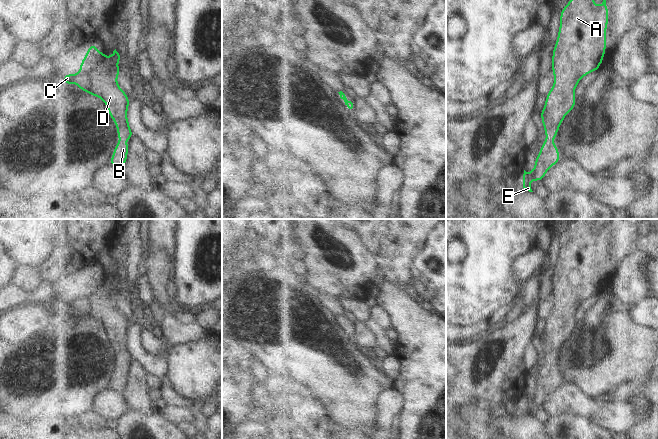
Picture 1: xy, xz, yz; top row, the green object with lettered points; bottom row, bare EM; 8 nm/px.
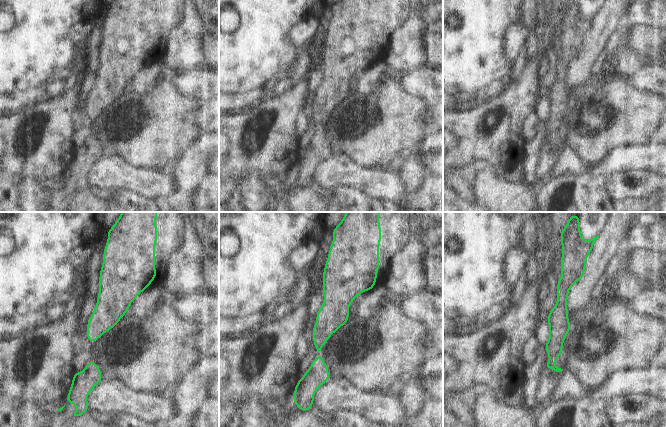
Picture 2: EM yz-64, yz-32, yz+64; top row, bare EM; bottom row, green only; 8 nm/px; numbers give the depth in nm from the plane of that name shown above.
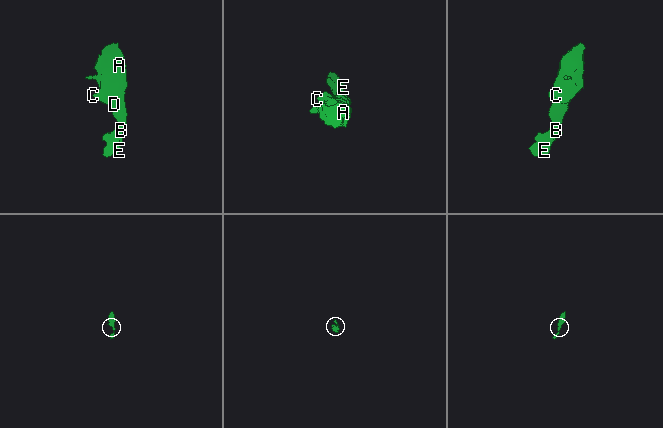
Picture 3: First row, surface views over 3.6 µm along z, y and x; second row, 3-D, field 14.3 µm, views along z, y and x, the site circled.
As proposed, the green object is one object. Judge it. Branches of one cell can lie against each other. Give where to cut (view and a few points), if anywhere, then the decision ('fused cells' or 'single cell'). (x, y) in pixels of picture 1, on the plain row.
no cut | single cell

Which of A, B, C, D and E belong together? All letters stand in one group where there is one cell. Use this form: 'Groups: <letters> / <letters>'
Groups: A B C D E

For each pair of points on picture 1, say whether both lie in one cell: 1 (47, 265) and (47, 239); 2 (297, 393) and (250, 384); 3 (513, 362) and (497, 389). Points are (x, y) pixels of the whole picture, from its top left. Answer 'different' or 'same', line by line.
1: different
2: different
3: same

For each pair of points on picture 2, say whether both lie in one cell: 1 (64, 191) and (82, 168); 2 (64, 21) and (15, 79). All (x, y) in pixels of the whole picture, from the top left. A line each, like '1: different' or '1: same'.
1: same
2: same

